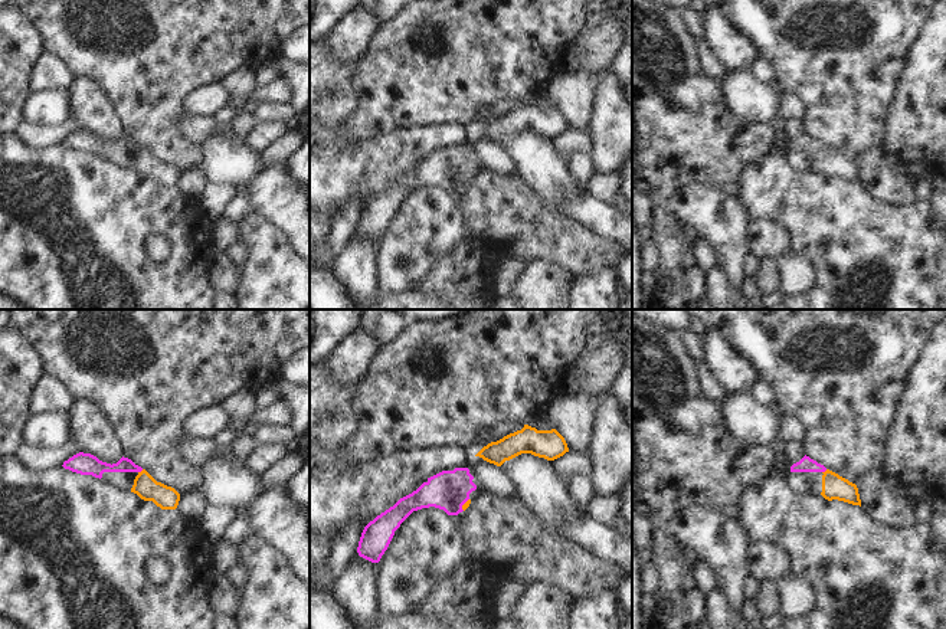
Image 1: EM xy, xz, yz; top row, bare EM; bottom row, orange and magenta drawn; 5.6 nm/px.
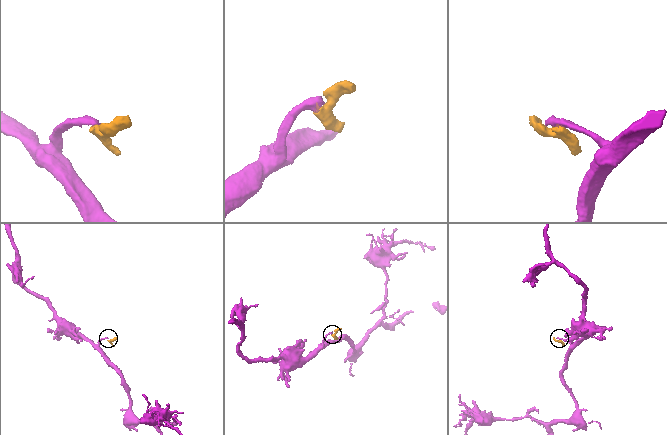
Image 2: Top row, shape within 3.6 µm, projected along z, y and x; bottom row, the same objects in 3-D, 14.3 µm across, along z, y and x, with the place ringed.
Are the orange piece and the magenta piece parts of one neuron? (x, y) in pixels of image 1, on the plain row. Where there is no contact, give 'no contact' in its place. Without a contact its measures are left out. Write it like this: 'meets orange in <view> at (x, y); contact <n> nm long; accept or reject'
meets orange in xy at (141, 148); contact 40 nm long; accept

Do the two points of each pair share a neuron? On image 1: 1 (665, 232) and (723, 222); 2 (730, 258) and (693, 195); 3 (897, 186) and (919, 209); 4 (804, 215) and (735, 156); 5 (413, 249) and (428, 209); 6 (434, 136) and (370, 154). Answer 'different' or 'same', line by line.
1: different
2: same
3: different
4: different
5: same
6: same

